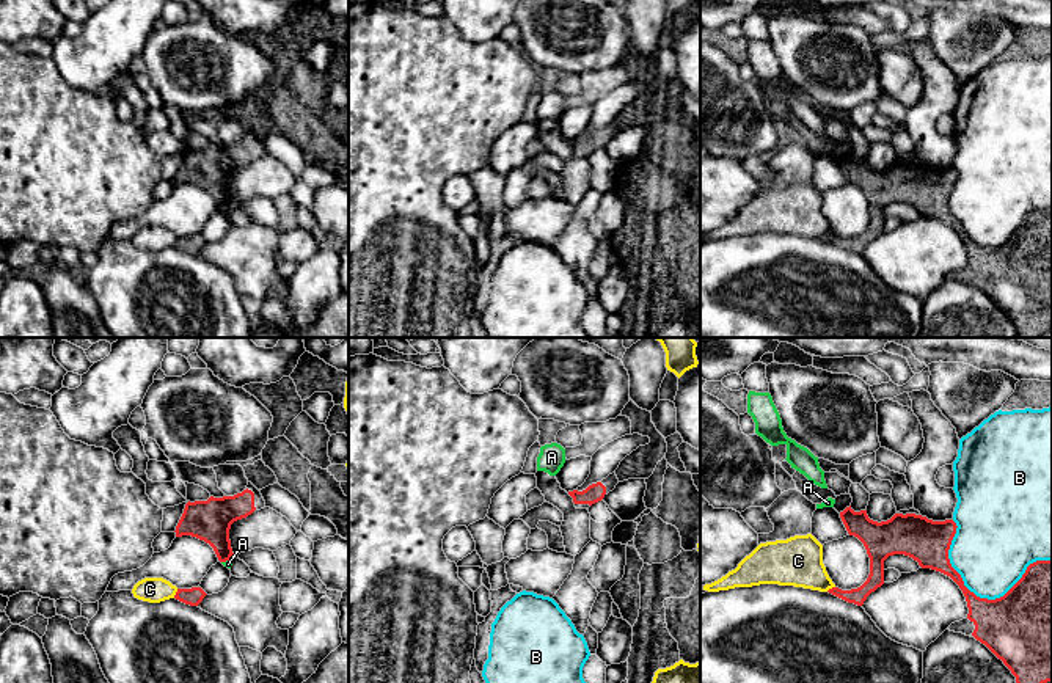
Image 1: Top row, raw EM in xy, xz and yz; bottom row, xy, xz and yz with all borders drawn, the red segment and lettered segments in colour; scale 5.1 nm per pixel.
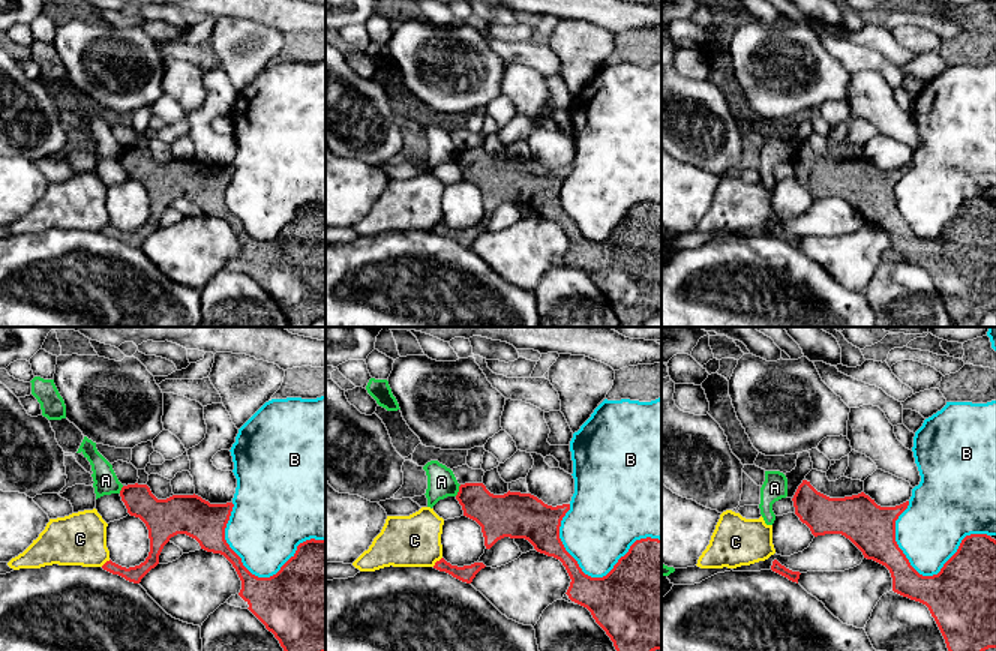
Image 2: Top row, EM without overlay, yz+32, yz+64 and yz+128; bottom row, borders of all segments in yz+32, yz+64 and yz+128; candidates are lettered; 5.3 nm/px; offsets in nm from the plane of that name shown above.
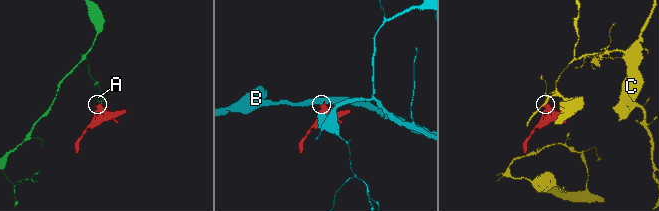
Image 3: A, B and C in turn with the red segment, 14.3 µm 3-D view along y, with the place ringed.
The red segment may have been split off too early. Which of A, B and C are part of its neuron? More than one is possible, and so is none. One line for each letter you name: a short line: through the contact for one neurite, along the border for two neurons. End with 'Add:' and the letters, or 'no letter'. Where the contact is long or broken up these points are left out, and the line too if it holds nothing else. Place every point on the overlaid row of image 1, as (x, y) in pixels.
Add: no letter

